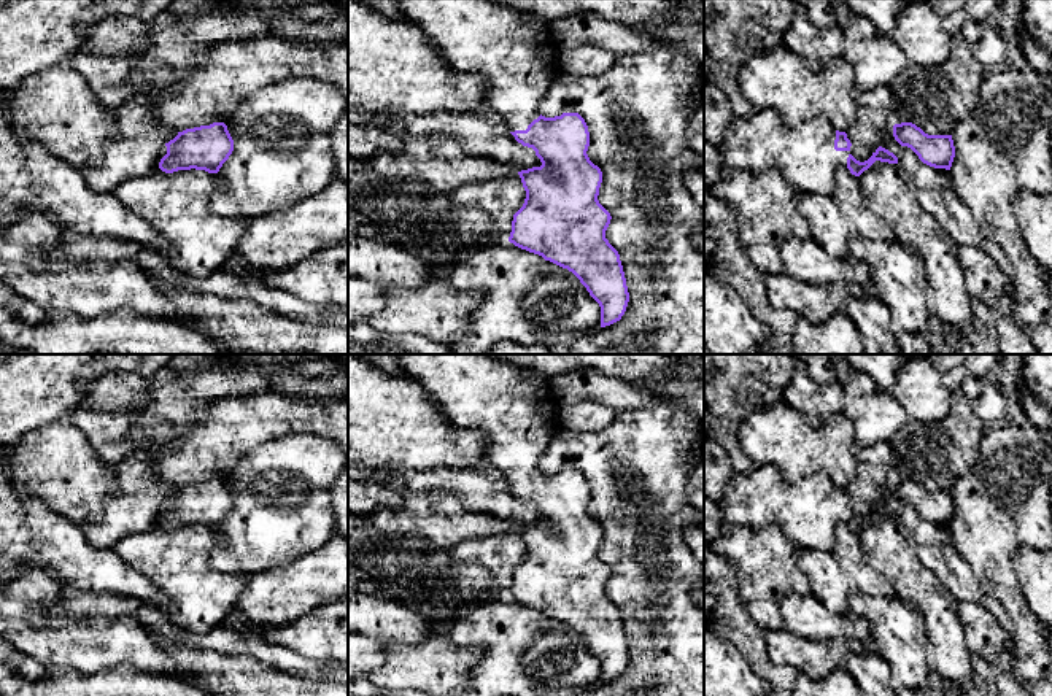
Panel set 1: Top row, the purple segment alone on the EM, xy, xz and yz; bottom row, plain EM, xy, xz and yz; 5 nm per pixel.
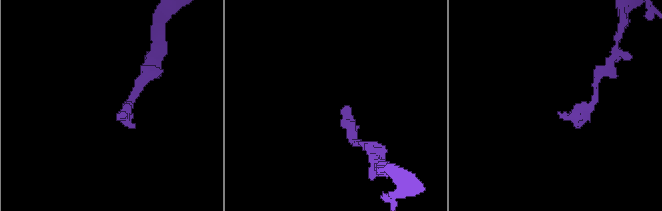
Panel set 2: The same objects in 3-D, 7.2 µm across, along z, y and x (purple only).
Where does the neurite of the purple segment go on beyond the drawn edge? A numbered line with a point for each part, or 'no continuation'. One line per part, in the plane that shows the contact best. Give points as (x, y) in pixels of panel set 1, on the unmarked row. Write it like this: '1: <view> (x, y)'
1: yz (804, 510)

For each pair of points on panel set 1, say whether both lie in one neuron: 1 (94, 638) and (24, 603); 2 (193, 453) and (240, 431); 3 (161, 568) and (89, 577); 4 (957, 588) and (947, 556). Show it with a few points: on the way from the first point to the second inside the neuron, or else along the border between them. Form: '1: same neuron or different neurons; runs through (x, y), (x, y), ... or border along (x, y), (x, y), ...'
1: same neuron; runs through (77, 636), (61, 625), (42, 620)
2: same neuron; runs through (204, 450), (210, 448), (229, 431)
3: different neurons; border along (131, 564), (154, 585)
4: same neuron; runs through (957, 580), (947, 564)

